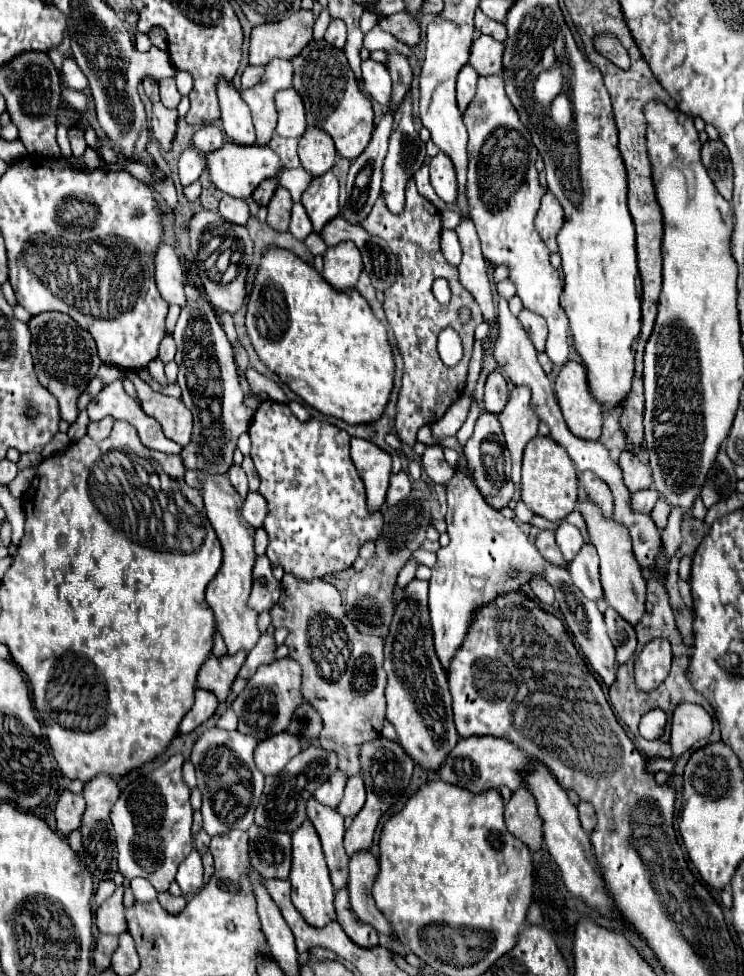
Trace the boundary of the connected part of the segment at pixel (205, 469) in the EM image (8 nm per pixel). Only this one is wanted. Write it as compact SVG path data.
M187 273L187 309L181 311L173 337L177 343L175 363L179 367L177 383L183 391L181 399L193 413L191 445L183 447L181 459L185 463L185 469L189 471L199 471L203 475L223 475L233 465L237 437L249 429L255 411L245 405L245 393L239 383L227 335L215 311L201 297L201 291L193 285L191 273Z

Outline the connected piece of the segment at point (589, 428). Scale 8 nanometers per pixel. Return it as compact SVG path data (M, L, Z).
M567 361L561 367L555 379L555 393L571 433L581 439L599 439L603 413L587 391L587 375L581 363Z

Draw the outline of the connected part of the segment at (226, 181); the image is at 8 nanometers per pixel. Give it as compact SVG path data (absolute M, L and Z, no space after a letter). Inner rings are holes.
M225 143L219 151L207 153L205 163L207 163L209 175L211 175L211 183L217 189L221 189L223 193L227 193L231 197L239 197L239 199L247 199L261 181L271 179L271 177L277 179L283 171L283 163L273 153L273 149L271 147L259 147L259 145L241 147L241 145Z

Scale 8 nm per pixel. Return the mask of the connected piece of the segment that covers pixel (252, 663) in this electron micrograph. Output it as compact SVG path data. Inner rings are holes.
M263 633L261 639L259 639L259 643L249 651L245 665L239 671L239 677L251 679L255 675L255 671L257 671L259 665L273 663L275 661L275 649L277 649L277 643L275 643L273 633Z

